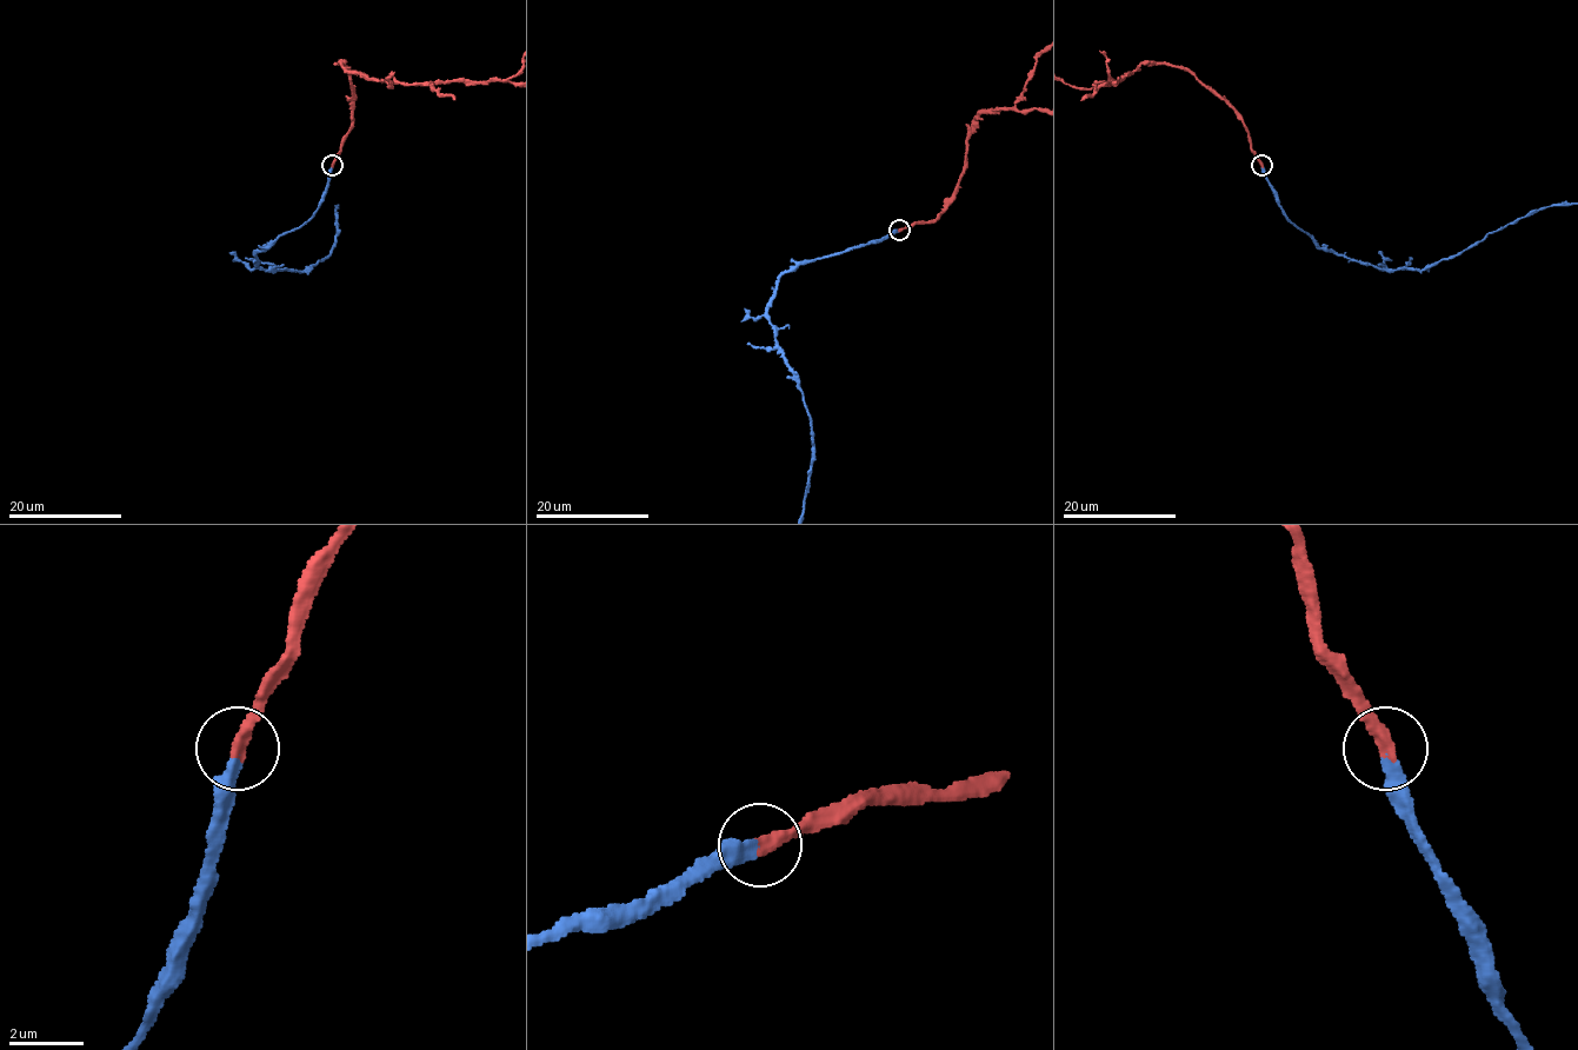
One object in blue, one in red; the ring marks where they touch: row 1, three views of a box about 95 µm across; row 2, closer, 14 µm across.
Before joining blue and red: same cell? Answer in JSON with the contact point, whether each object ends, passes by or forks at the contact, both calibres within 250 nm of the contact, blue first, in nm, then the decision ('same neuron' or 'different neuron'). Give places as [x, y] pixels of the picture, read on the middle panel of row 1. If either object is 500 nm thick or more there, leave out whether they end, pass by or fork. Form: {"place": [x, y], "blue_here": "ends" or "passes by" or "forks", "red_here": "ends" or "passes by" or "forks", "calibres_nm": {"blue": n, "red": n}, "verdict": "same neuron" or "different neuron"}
{"place": [899, 230], "blue_here": "ends", "red_here": "ends", "calibres_nm": {"blue": 280, "red": 360}, "verdict": "same neuron"}

